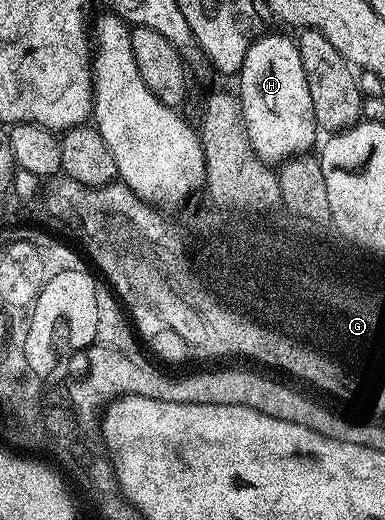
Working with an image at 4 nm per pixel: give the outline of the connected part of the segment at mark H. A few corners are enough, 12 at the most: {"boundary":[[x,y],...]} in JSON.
{"boundary":[[263,36],[237,71],[257,155],[279,164],[314,146],[293,37]]}

